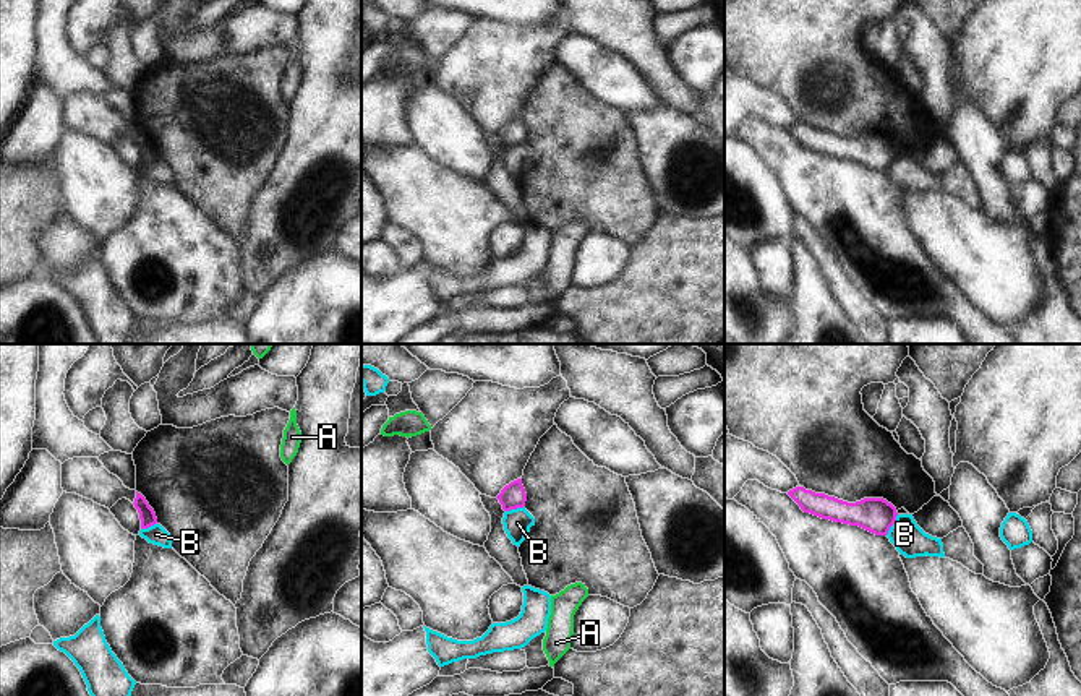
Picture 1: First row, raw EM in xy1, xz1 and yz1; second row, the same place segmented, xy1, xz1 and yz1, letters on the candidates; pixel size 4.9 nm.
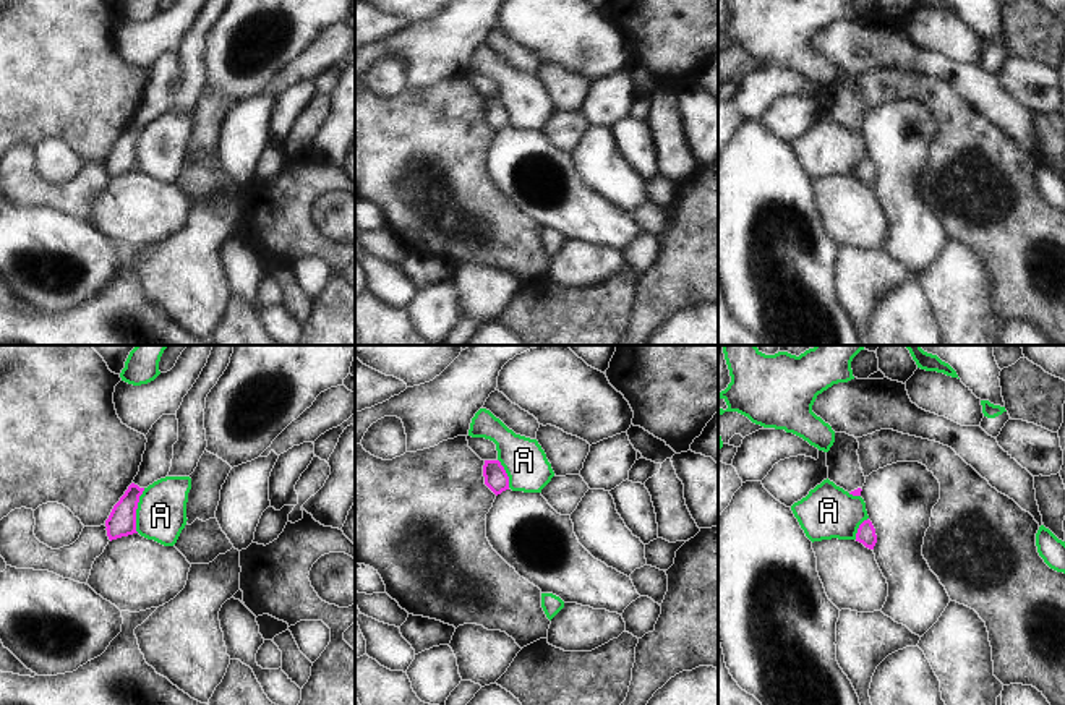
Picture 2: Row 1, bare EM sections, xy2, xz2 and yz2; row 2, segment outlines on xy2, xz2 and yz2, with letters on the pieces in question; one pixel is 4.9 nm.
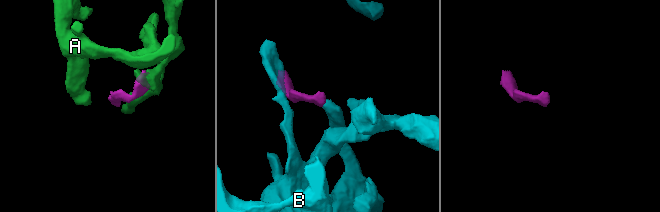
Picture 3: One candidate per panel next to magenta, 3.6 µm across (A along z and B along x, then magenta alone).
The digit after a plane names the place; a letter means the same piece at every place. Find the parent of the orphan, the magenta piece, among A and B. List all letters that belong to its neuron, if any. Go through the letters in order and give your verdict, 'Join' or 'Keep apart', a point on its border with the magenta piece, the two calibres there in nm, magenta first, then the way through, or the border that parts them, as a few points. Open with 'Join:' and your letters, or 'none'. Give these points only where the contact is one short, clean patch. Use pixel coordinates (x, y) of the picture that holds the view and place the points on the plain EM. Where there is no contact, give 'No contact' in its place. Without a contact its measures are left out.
Join: none
A: Keep apart. Touches magenta at xy2 (135, 148). Thickness 140 nm (magenta) against 260 nm. Boundary: xy2 (145, 125), (136, 146), (136, 169)
B: Keep apart. Touches magenta at yz1 (893, 159). Thickness 180 nm (magenta) against 160 nm. Boundary: yz1 (898, 151), (885, 171).

